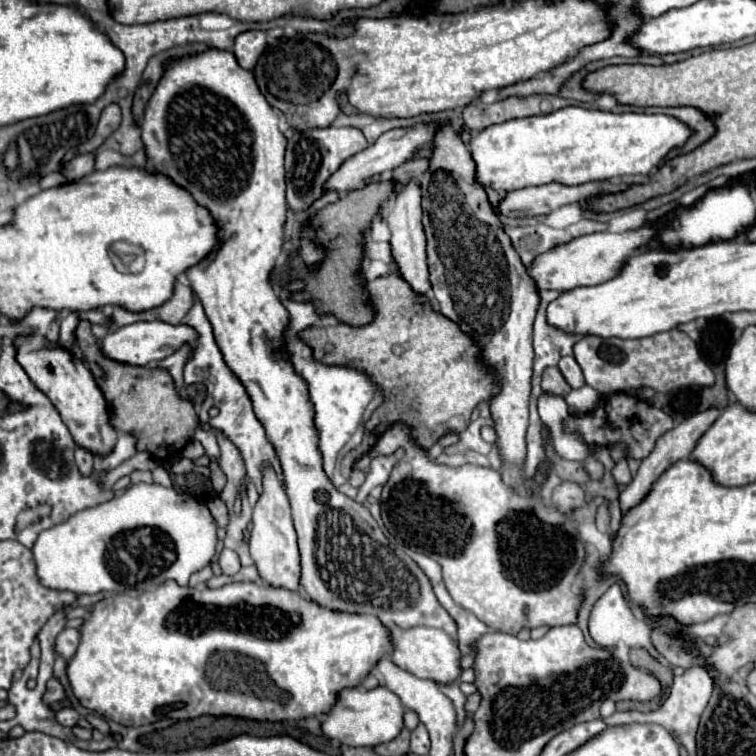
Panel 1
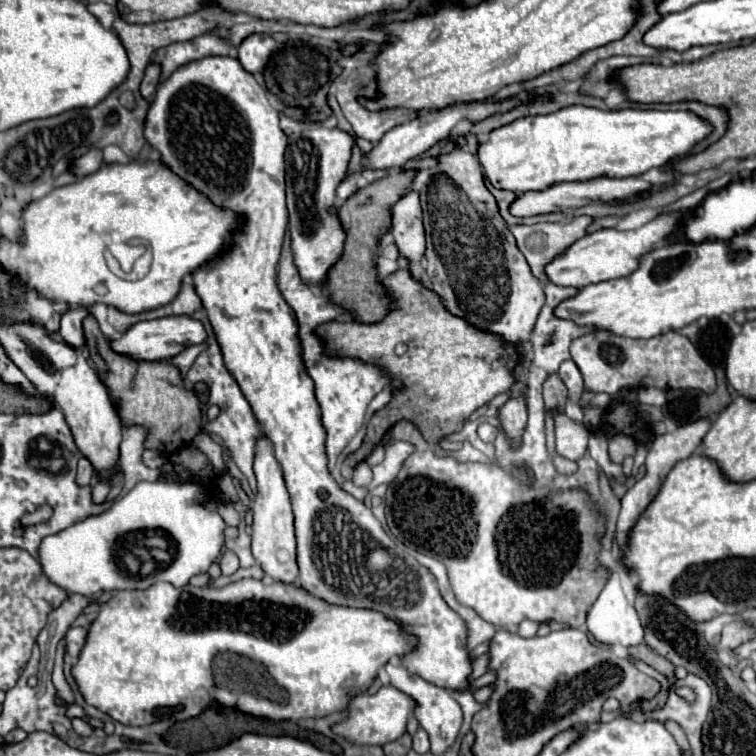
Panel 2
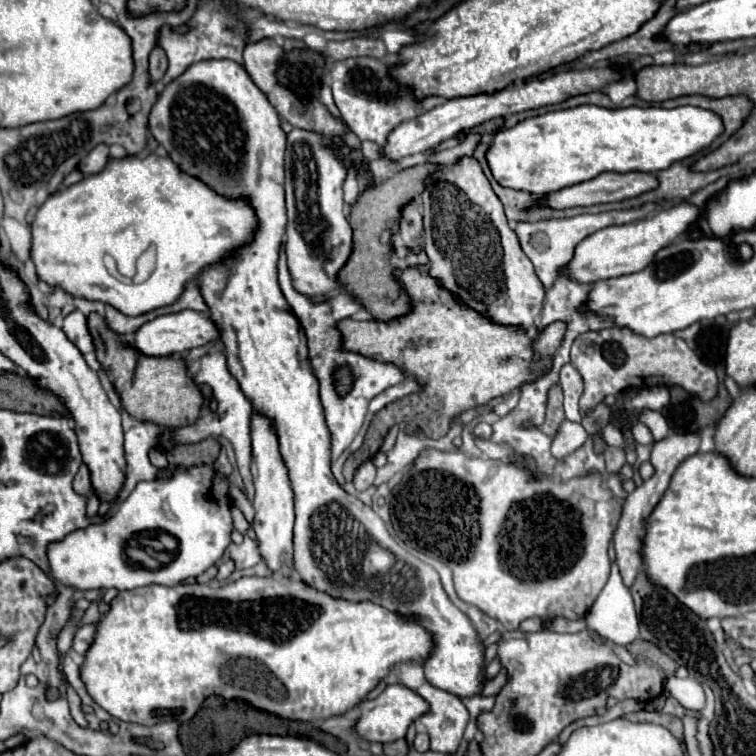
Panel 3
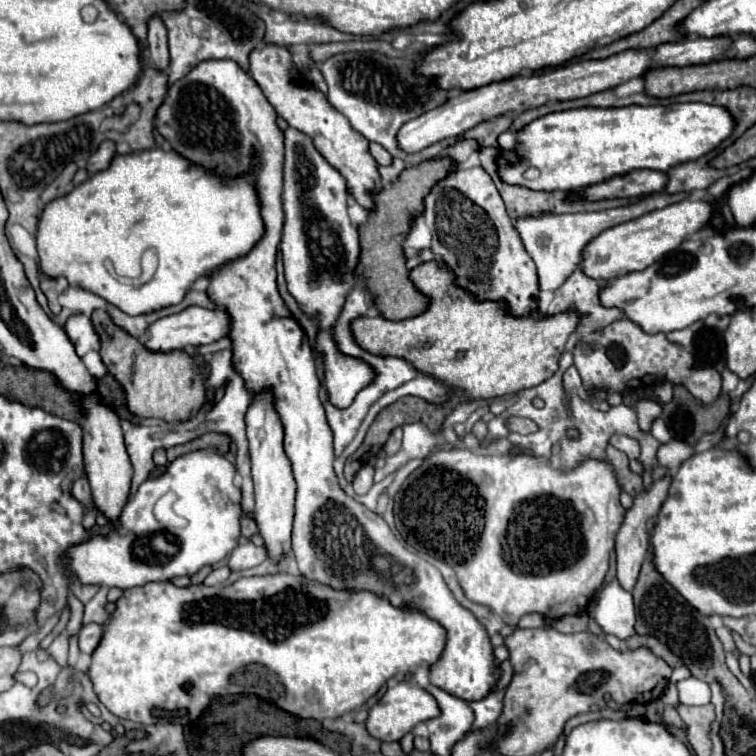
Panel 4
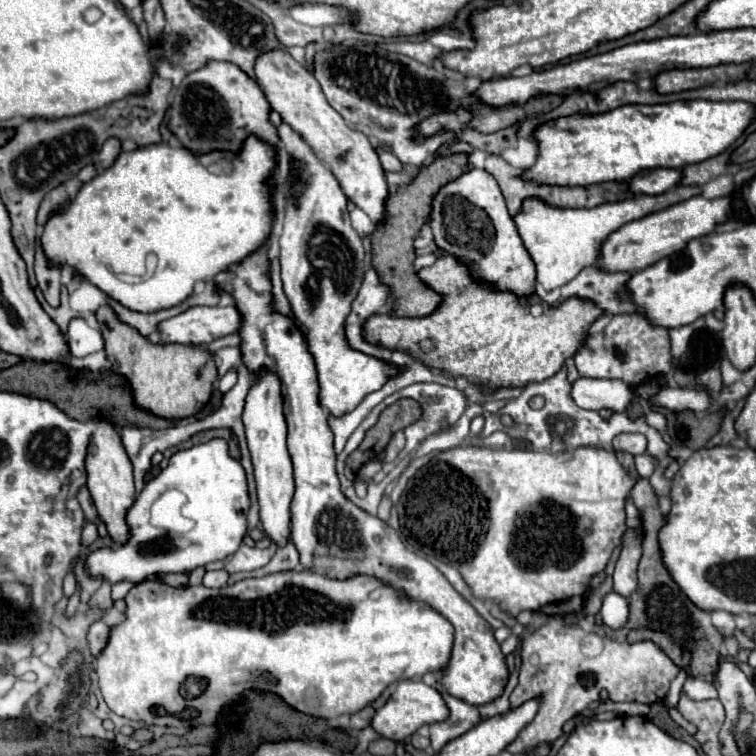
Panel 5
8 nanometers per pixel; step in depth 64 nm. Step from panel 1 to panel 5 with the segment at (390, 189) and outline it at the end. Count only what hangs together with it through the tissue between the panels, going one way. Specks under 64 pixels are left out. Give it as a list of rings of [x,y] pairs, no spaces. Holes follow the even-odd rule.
[[[454,154],[454,156],[438,156],[434,158],[426,168],[420,170],[416,180],[410,186],[400,188],[396,194],[390,194],[388,206],[386,206],[386,224],[378,224],[376,232],[372,234],[372,264],[378,270],[382,282],[392,286],[396,304],[394,304],[394,316],[430,316],[442,302],[442,296],[436,290],[430,290],[420,278],[418,270],[414,268],[416,252],[414,252],[414,240],[424,224],[430,220],[430,198],[438,194],[446,182],[452,182],[454,178],[460,178],[468,170],[468,154]]]

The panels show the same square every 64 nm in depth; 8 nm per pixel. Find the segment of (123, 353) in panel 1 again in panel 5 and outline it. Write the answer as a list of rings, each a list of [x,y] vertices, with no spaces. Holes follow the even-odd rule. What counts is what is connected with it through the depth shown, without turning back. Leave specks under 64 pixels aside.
[[[234,304],[228,306],[194,306],[160,324],[160,332],[168,338],[160,344],[210,344],[216,338],[238,332],[242,316]]]

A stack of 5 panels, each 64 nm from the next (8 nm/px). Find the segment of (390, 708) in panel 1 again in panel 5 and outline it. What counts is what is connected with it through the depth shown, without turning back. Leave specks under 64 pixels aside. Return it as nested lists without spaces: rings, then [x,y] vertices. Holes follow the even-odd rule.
[[[402,680],[402,682],[398,682],[398,686],[392,692],[386,706],[376,712],[376,716],[372,720],[372,728],[388,740],[402,742],[406,736],[412,736],[420,726],[442,722],[448,718],[448,714],[450,714],[448,706],[436,688],[424,684],[422,680]]]

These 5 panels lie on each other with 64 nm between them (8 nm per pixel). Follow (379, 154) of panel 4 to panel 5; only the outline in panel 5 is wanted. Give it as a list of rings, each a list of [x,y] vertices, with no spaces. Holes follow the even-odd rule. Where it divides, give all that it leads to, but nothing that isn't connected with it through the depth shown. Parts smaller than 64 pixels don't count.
[[[378,152],[380,154],[380,162],[382,162],[382,168],[386,172],[400,172],[402,170],[402,162],[394,156],[394,154],[388,154],[388,152]]]

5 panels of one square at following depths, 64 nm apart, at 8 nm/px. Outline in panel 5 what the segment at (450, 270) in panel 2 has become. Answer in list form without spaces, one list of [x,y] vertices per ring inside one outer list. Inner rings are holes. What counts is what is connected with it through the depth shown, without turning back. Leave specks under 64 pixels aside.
[[[476,168],[464,172],[434,196],[432,206],[430,228],[440,250],[468,262],[474,278],[490,282],[498,290],[510,290],[516,296],[534,294],[534,262],[518,236],[514,220],[506,210],[504,196],[492,174]]]

